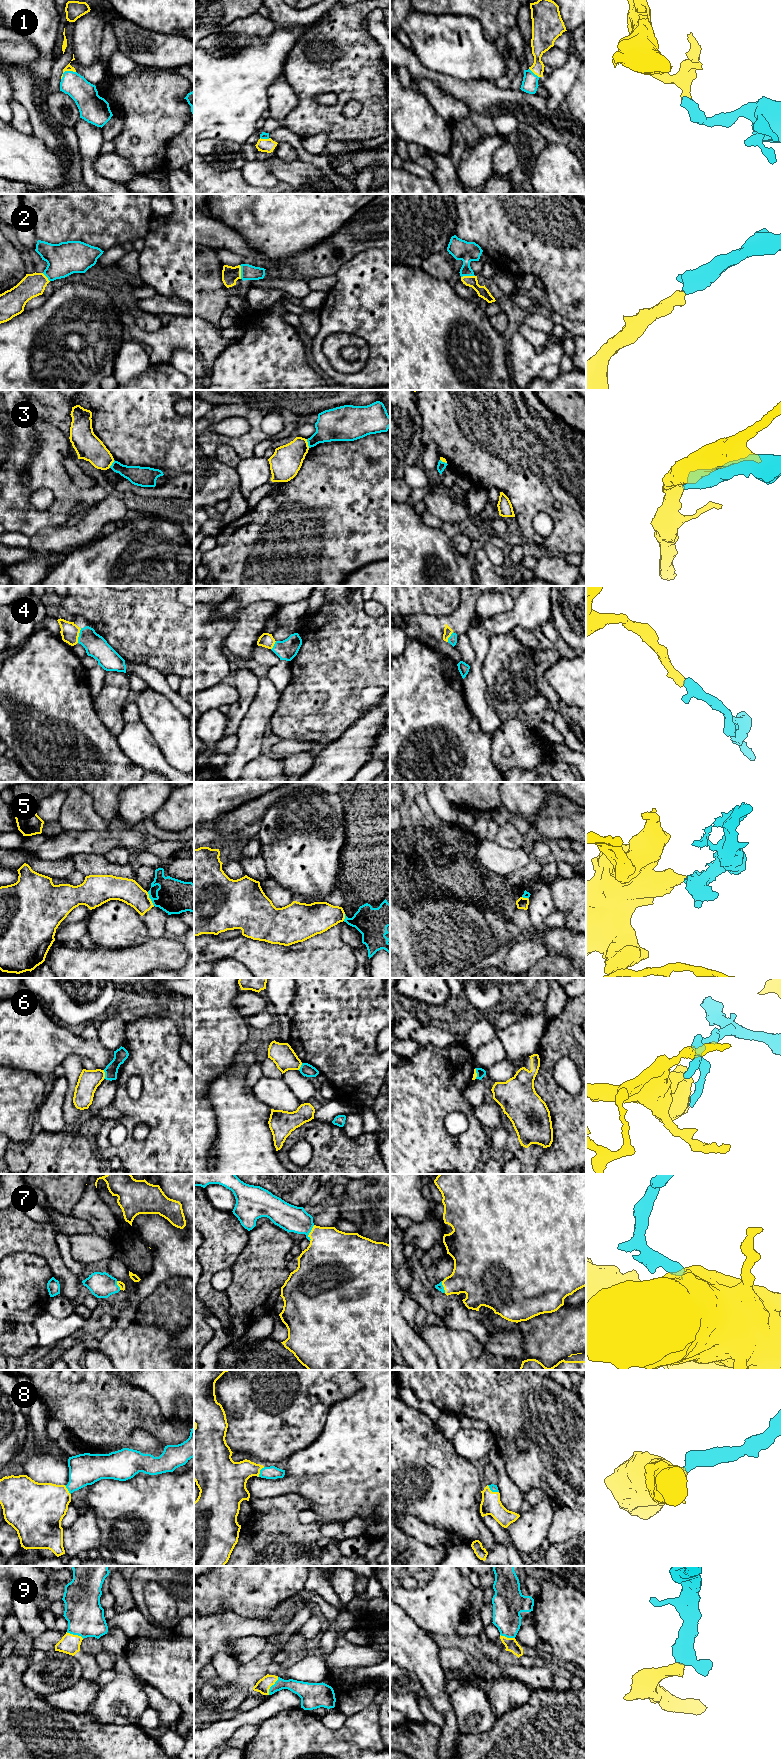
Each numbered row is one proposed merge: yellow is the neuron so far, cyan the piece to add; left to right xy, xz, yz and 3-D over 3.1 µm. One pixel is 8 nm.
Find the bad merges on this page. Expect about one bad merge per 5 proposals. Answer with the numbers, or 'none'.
3, 5, 6

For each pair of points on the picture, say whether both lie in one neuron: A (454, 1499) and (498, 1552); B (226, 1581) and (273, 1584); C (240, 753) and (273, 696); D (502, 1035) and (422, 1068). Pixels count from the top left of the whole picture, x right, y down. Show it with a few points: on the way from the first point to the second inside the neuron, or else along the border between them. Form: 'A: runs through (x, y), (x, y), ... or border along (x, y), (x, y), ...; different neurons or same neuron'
A: border along (497, 1543), (488, 1553); different neurons
B: runs through (238, 1581), (261, 1581); same neuron
C: runs through (249, 739), (250, 732), (261, 710); same neuron
D: border along (464, 1043), (472, 1051); different neurons

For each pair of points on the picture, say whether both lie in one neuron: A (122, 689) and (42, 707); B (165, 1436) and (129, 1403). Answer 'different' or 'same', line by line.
A: different
B: same

